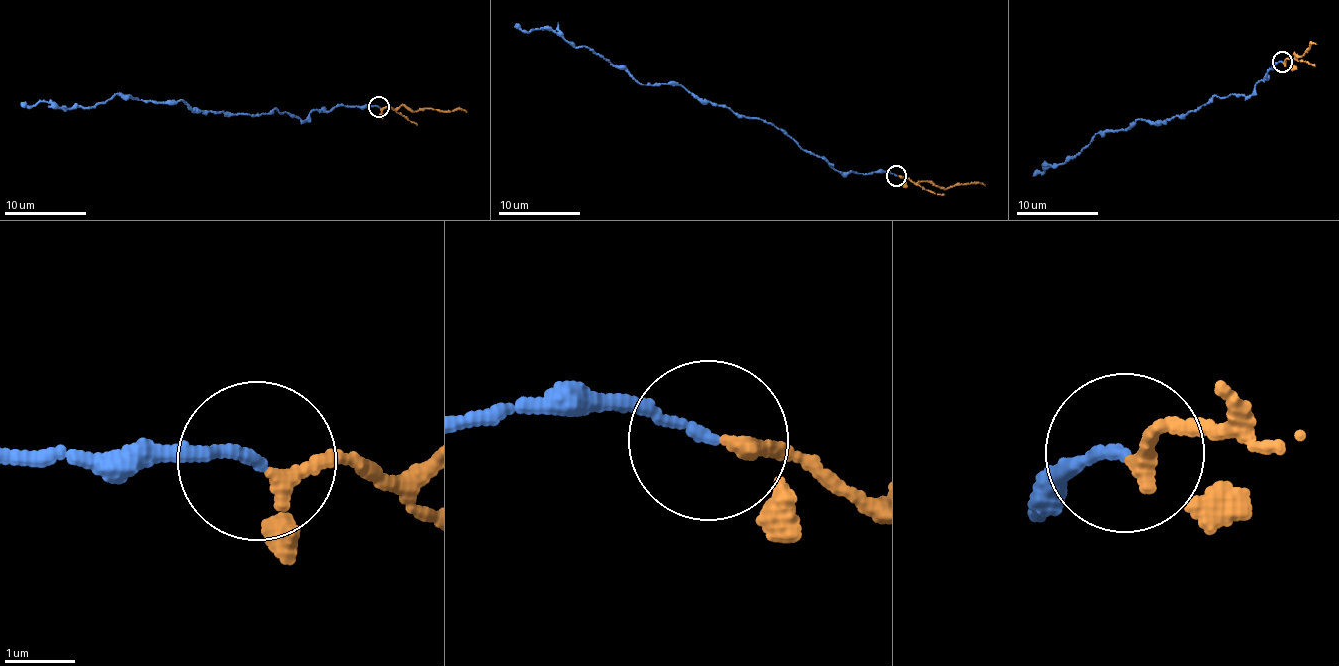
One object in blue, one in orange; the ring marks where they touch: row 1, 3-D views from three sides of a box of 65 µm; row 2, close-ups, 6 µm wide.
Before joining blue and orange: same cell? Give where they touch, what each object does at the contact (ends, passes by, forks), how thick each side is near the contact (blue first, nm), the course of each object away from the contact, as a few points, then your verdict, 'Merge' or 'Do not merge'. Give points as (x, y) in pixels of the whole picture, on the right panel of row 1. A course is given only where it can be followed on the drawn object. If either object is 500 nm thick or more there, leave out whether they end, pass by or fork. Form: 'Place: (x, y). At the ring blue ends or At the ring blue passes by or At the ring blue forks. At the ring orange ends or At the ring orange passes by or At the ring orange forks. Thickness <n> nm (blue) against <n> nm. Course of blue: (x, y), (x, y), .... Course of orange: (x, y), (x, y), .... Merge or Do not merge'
Place: (1282, 61). At the ring blue ends. At the ring orange passes by. Thickness 140 nm (blue) against 160 nm. Course of blue: (1282, 62), (1247, 97), (1215, 95), (1158, 123), (1138, 119), (1103, 132), (1071, 159), (1046, 163), (1033, 176). Course of orange: (1283, 62), (1295, 57), (1295, 54), (1303, 54), (1310, 43), (1317, 44). Merge

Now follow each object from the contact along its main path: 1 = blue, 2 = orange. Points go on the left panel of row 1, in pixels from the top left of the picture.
1: (378, 107), (335, 104), (299, 121), (276, 109), (219, 112), (113, 94), (92, 106), (21, 106)
2: (380, 107), (402, 106), (418, 111), (425, 108), (459, 108), (465, 112)

